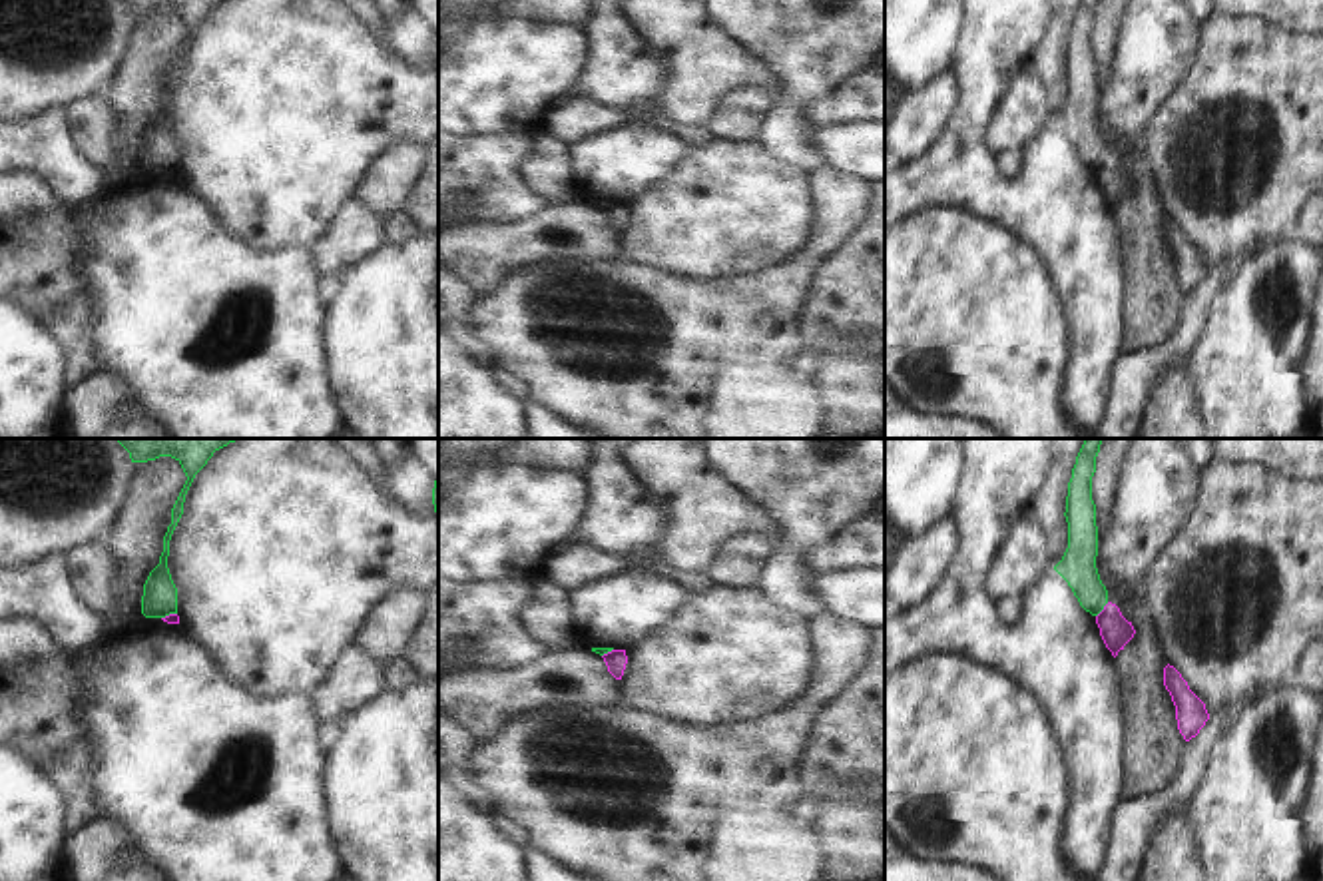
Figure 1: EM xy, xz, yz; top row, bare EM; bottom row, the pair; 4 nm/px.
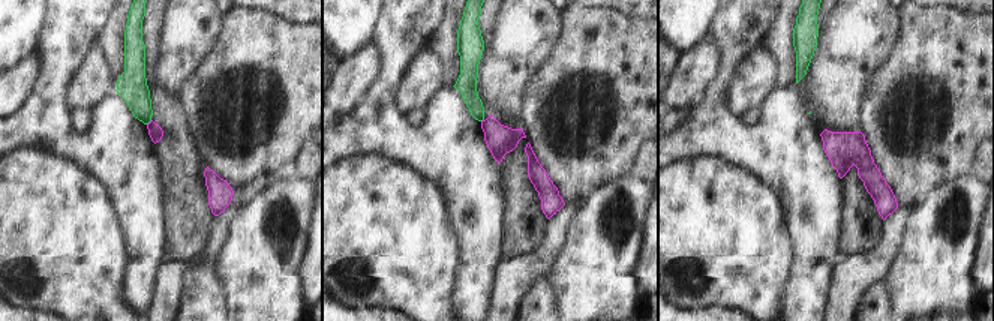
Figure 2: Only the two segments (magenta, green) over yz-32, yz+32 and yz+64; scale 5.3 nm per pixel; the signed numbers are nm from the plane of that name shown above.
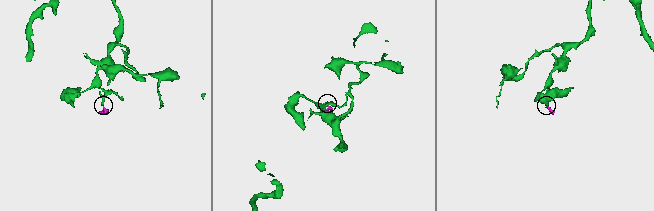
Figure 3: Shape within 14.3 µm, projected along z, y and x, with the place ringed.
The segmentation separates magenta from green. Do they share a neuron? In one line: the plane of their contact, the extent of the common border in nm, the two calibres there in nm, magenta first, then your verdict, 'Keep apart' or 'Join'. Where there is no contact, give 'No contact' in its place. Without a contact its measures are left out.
Touches magenta in yz. Shared border 80 nm. Thickness 120 nm (magenta) against 140 nm. Keep apart.

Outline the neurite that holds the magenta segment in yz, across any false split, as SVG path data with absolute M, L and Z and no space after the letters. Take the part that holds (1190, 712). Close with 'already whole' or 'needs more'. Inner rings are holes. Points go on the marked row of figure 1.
M1170 664L1164 668L1164 686L1176 706L1178 730L1184 739L1190 741L1209 720L1205 704L1190 690L1182 674Z; already whole

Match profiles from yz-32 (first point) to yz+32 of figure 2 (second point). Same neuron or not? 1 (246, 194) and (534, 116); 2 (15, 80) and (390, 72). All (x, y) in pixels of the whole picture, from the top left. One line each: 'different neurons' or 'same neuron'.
1: different neurons
2: different neurons

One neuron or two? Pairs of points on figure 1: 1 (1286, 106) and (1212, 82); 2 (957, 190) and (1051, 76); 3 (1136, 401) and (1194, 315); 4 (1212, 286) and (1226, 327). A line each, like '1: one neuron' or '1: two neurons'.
1: one neuron
2: two neurons
3: one neuron
4: two neurons

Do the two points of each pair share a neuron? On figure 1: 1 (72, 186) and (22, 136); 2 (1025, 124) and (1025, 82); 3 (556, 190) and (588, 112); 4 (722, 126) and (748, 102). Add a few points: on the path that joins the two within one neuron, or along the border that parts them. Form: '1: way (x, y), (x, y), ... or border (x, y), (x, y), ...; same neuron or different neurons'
1: way (60, 174), (34, 148); same neuron
2: way (1025, 114), (1025, 92); same neuron
3: border (542, 128), (566, 144); different neurons
4: way (728, 122), (742, 108); same neuron

